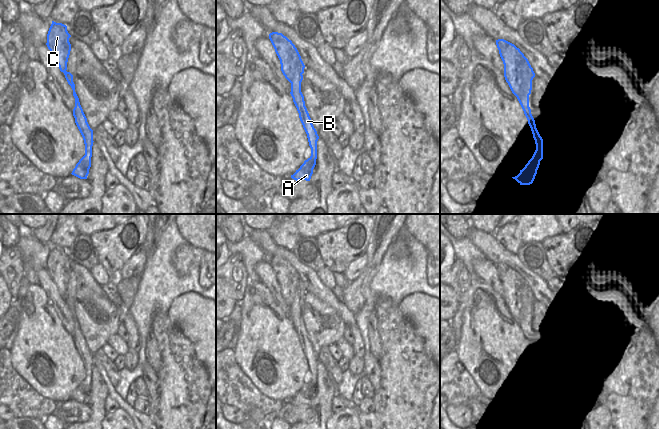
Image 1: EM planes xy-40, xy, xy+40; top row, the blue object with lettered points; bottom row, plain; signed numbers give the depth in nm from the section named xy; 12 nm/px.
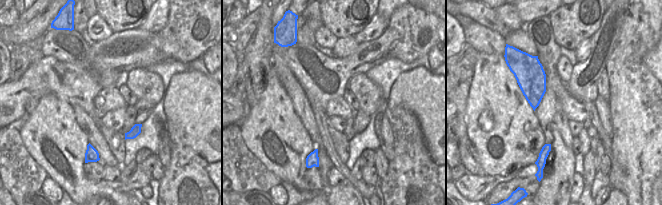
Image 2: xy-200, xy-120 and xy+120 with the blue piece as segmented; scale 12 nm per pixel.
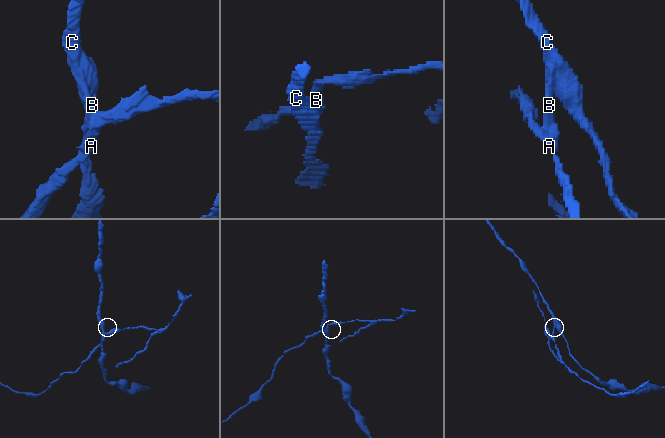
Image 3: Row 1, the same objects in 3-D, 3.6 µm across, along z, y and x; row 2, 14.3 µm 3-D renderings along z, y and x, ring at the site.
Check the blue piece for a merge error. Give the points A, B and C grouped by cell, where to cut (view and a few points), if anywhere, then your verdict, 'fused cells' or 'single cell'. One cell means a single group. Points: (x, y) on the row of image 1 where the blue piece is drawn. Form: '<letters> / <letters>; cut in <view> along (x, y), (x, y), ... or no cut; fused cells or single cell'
A B / C; cut in xy along (299, 70), (290, 82); fused cells

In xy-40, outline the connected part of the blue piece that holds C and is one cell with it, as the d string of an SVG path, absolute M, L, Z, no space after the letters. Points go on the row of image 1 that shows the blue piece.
M52 21L47 34L46 45L57 61L60 71L64 74L67 70L67 62L71 51L70 37L66 25Z

